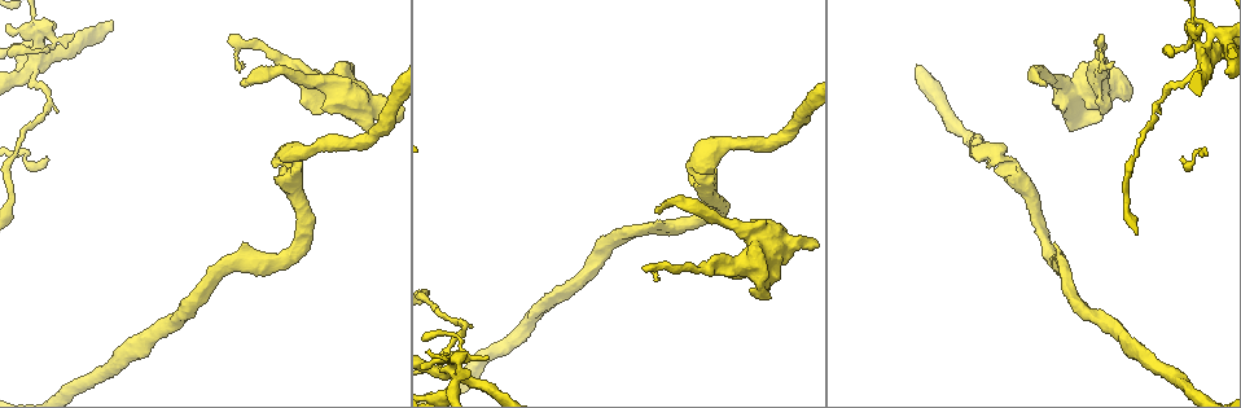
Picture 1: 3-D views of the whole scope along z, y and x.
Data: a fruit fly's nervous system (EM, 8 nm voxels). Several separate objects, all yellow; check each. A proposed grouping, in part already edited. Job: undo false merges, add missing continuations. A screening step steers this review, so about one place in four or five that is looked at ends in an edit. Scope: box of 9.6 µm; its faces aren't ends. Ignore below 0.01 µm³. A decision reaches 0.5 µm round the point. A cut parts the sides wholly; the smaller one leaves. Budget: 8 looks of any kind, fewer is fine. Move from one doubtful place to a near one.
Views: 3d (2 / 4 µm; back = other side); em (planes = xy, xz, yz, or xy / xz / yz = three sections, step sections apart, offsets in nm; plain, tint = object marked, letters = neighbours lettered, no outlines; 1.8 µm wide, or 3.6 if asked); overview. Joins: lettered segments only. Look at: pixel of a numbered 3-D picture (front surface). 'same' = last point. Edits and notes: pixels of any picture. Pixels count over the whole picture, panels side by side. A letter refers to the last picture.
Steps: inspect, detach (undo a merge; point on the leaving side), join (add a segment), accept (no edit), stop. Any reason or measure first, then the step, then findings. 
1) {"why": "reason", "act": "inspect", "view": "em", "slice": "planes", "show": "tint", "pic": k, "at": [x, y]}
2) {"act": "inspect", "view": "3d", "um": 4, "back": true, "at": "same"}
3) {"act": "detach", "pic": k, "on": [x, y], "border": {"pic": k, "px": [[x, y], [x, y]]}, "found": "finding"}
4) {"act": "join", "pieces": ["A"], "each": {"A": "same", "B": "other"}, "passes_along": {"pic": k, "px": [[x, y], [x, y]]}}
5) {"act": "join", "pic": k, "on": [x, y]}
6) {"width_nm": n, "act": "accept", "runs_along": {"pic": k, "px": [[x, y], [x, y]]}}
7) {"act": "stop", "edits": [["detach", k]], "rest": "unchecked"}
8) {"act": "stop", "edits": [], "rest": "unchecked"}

{"why": "sharp bend", "act": "inspect", "view": "3d", "um": 2, "back": true, "pic": 1, "at": [1203, 49]}

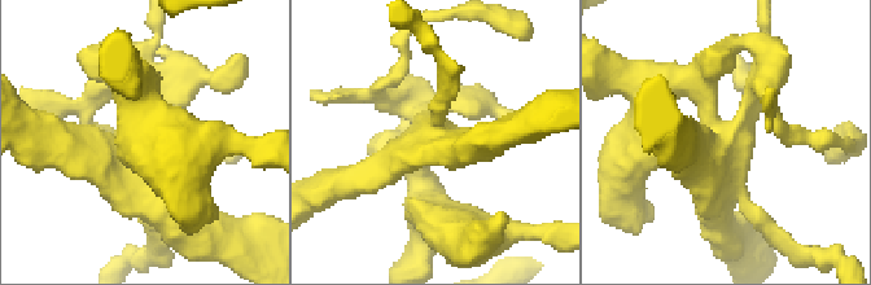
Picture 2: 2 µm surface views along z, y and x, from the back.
{"act": "inspect", "view": "em", "slice": "xz", "step": 16, "show": "tint", "pic": 2, "at": [722, 133]}

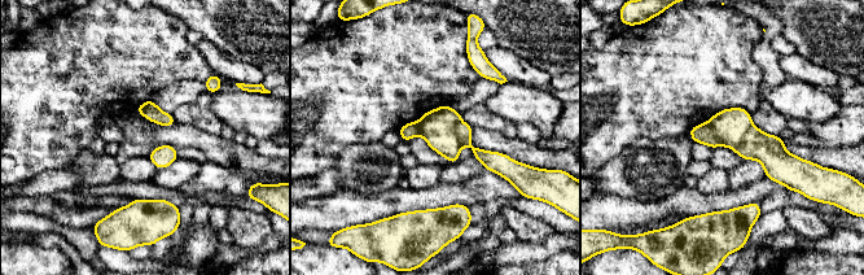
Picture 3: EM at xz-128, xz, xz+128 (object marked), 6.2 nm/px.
{"act": "inspect", "view": "em", "slice": "planes", "show": "letters", "at": "same"}

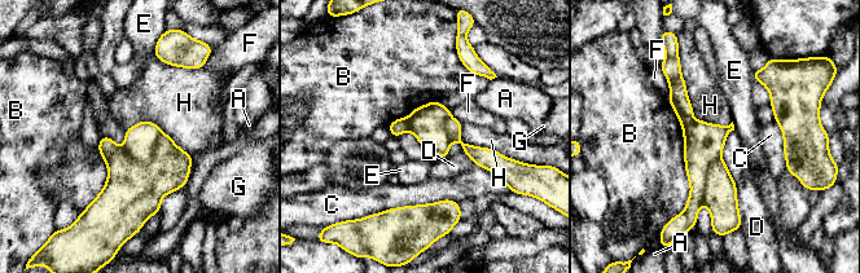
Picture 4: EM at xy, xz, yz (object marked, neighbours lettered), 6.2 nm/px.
{"width_nm": 240, "act": "detach", "pic": 4, "on": [132, 193], "each": {"A": "other", "B": "other", "C": "other", "D": "other", "E": "other", "F": "other", "G": "other", "H": "other"}, "found": "two neurons meet here"}

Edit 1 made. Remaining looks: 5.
{"why": "long arm stops here", "act": "inspect", "view": "em", "slice": "planes", "show": "letters", "pic": 1, "at": [656, 278]}

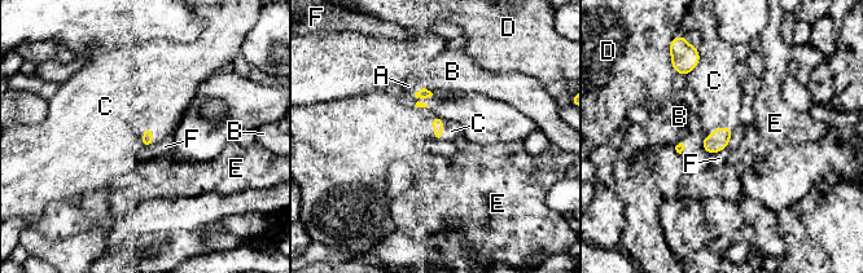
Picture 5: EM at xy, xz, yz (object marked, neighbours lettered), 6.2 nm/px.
{"longest_contact_nm": ["C", 130], "act": "accept", "each": {"A": "other", "B": "other", "C": "other", "D": "other", "E": "other", "F": "other"}, "border": {"pic": 5, "px": [[148, 124], [152, 127], [154, 142]]}, "found": "none of them fits"}

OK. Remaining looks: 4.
{"act": "inspect", "view": "em", "slice": "yz", "step": 4, "show": "letters", "pic": 1, "at": [320, 108]}

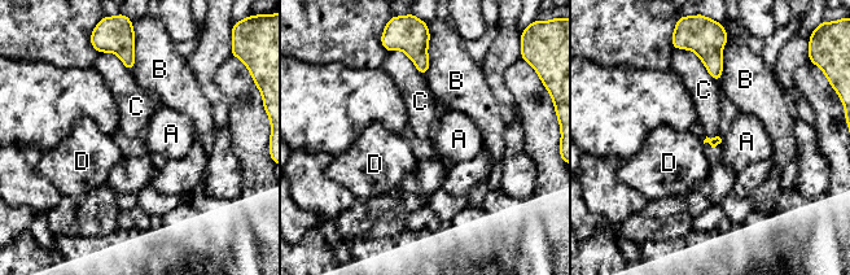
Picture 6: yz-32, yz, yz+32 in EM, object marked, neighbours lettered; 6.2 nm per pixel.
{"why": "cut it another way", "act": "inspect", "view": "em", "slice": "planes", "show": "letters", "at": "same"}

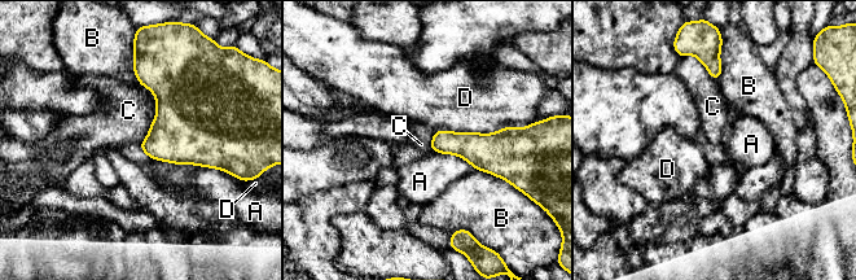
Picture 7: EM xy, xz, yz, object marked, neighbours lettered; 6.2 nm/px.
{"act": "accept", "each": {"A": "other", "B": "other", "C": "other", "D": "other"}, "border": {"pic": 7, "px": [[156, 105], [149, 132], [139, 147]]}, "found": "none of them fits"}

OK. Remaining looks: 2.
{"act": "stop", "edits": [["detach", 4]], "rest": "unchecked"}

